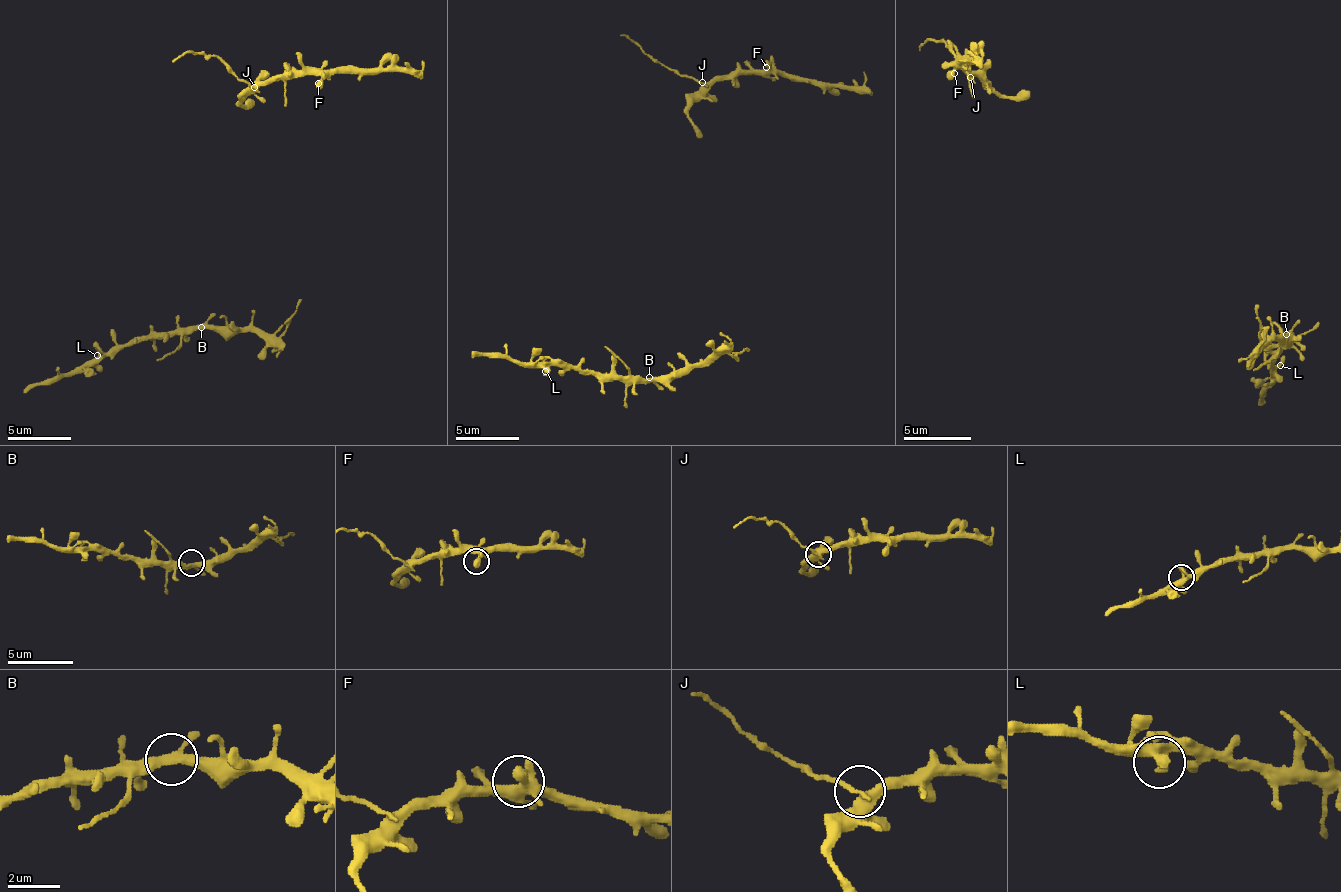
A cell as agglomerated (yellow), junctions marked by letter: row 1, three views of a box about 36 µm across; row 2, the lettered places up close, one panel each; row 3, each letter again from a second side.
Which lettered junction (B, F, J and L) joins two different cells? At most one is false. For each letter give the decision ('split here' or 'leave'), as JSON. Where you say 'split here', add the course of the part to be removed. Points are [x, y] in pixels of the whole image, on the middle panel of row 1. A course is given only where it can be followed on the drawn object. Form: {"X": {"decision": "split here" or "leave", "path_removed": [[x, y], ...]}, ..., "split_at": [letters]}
{"B": {"decision": "leave"}, "F": {"decision": "leave"}, "J": {"decision": "split here", "path_removed": [[703, 83], [662, 64], [621, 36]]}, "L": {"decision": "leave"}, "split_at": ["J"]}

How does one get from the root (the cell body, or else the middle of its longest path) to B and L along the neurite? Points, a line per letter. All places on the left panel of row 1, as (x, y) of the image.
B: (299, 298), (296, 311), (274, 333), (201, 327)
L: (299, 298), (296, 311), (274, 333), (170, 330), (135, 336), (97, 355)

